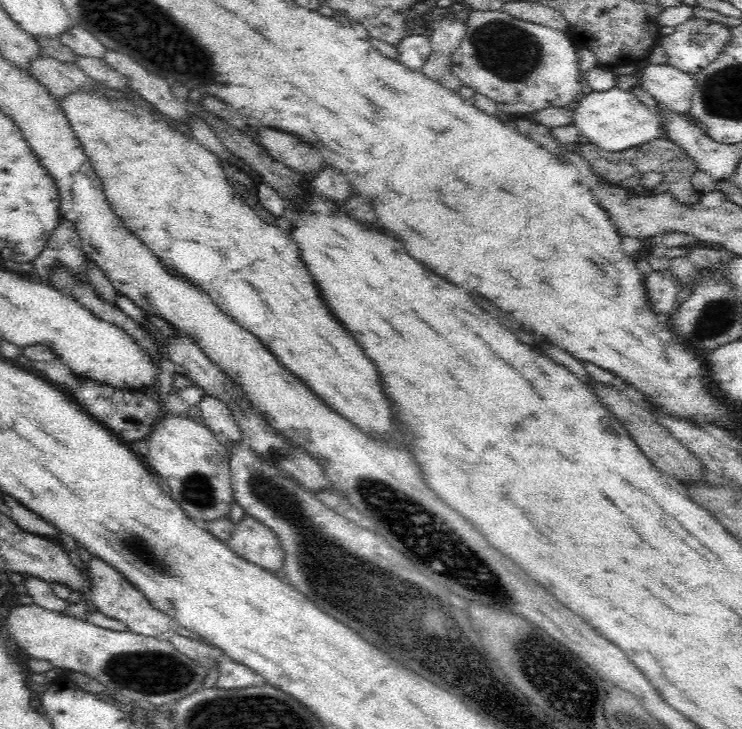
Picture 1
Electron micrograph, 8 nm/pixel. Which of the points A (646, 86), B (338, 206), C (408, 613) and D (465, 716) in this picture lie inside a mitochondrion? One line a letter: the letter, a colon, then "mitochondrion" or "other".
A: other
B: other
C: mitochondrion
D: other

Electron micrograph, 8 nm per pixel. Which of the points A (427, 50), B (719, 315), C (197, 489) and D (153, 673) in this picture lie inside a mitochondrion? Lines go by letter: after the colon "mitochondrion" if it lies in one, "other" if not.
A: other
B: mitochondrion
C: mitochondrion
D: mitochondrion

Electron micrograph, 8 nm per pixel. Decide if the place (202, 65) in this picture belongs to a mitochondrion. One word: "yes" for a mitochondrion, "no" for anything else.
yes

